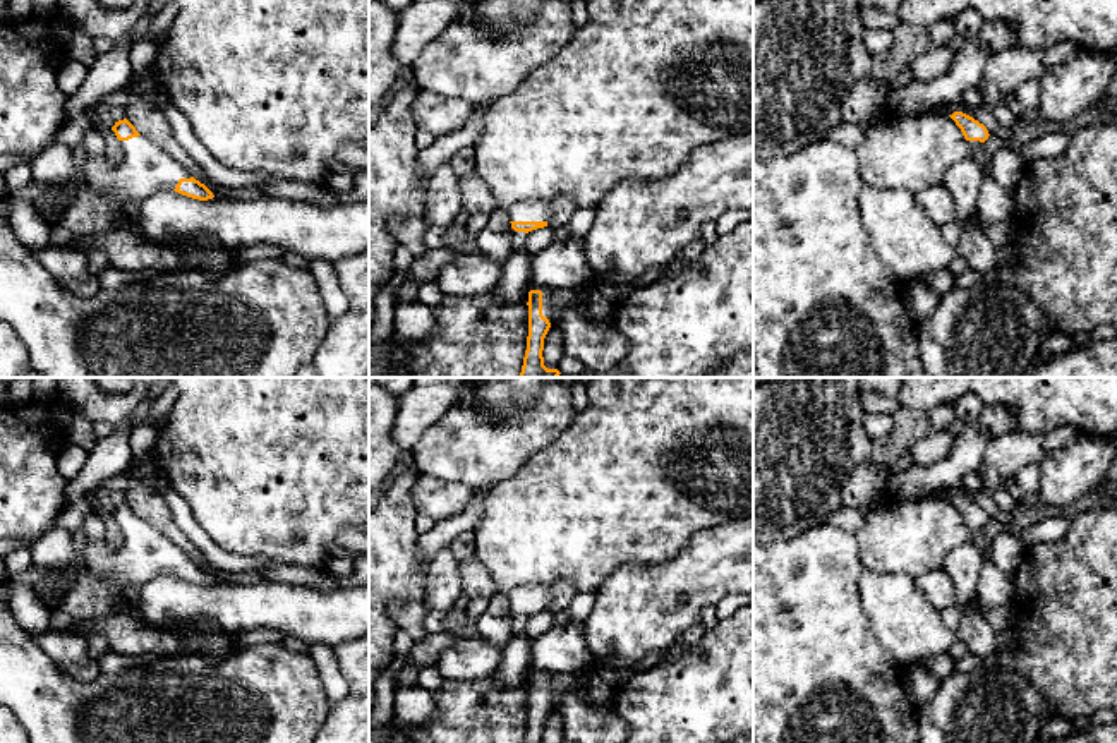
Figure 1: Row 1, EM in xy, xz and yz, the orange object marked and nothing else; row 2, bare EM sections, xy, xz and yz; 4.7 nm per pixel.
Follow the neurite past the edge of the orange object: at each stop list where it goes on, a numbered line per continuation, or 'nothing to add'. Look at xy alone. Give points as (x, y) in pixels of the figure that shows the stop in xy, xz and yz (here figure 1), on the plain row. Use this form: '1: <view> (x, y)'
1: xy (144, 555)

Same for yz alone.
1: yz (963, 563)

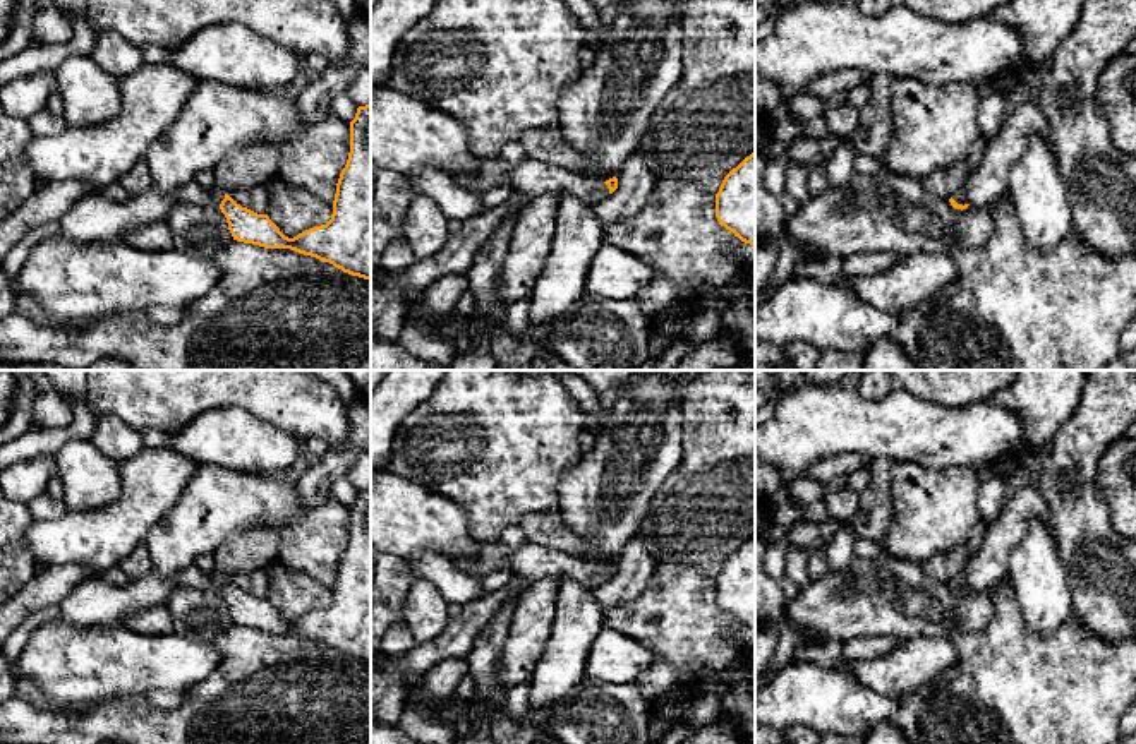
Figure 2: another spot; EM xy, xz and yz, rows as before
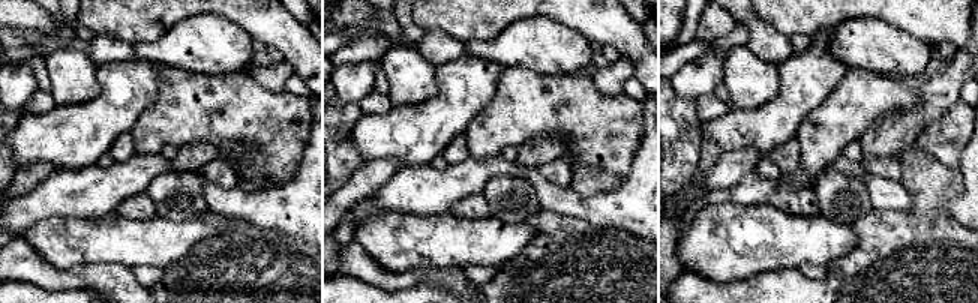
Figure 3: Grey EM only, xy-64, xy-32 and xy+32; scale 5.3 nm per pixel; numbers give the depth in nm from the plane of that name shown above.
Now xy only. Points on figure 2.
1: xy (93, 604)

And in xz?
1: xz (531, 561)

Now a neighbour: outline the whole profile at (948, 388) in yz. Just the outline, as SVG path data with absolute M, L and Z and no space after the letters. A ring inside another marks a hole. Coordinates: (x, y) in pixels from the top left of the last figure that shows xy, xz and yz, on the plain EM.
M889 370L892 391L909 394L949 408L963 408L988 401L997 391L1011 386L1019 370Z

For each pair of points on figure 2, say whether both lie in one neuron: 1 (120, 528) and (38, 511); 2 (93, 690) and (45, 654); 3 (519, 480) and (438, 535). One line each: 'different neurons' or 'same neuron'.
1: different neurons
2: same neuron
3: different neurons

